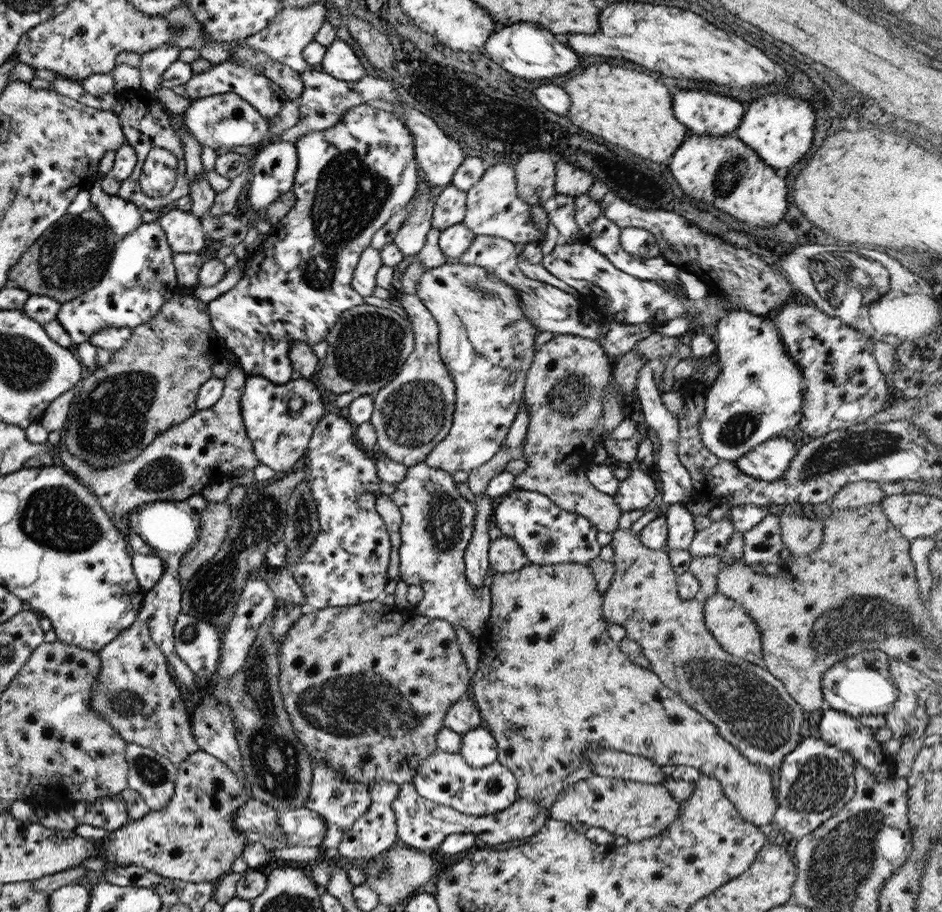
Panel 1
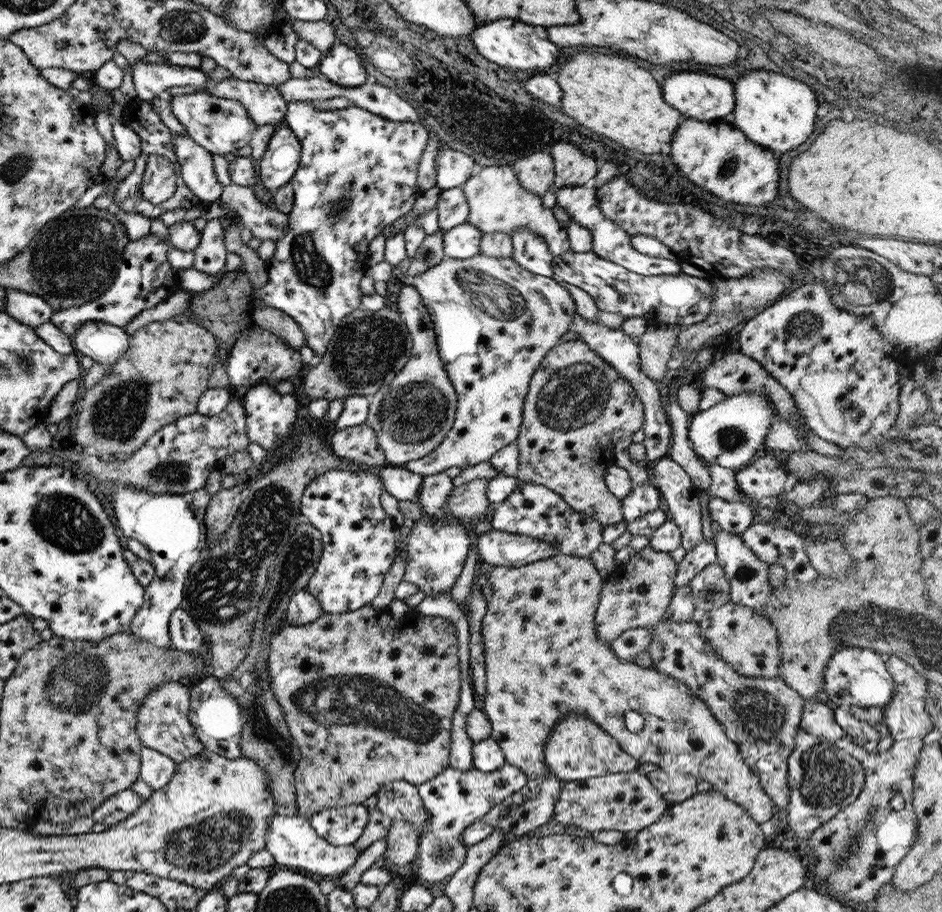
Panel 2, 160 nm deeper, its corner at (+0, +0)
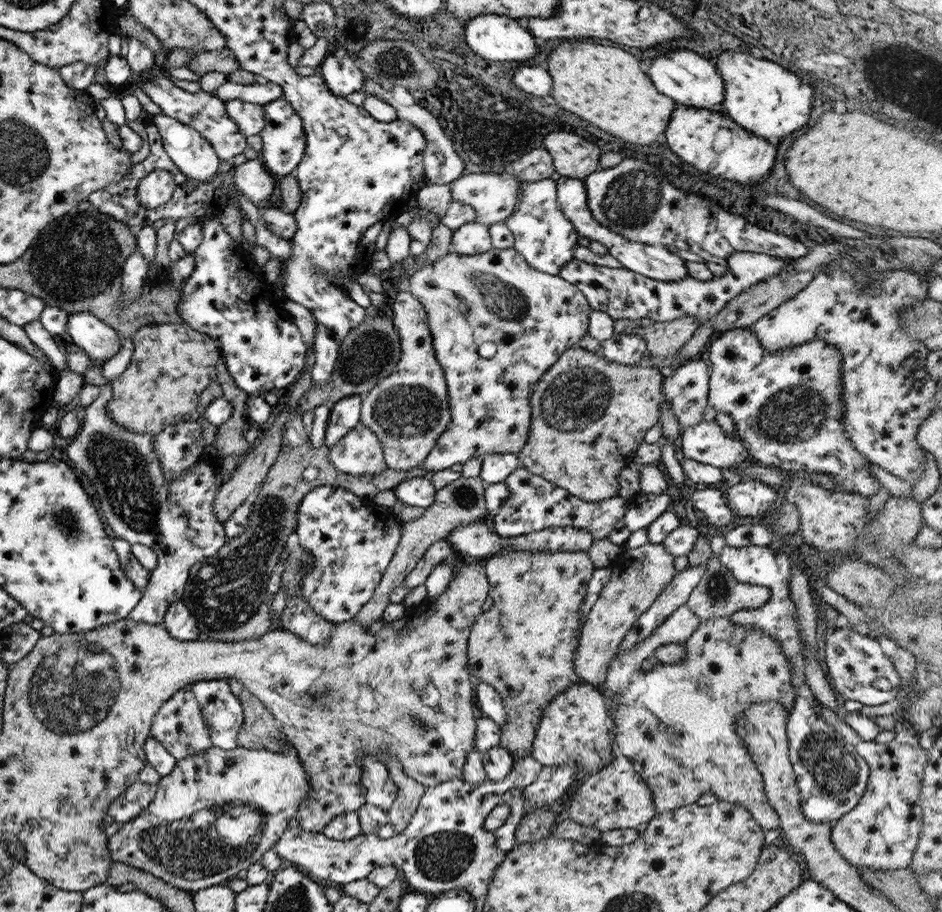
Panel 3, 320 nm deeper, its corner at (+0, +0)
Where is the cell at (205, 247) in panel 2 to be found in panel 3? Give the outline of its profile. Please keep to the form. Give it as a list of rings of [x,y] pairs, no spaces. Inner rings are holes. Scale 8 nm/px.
[[[217,217],[201,224],[201,242],[192,252],[194,269],[182,283],[177,314],[189,328],[202,332],[216,340],[227,372],[235,385],[243,392],[263,395],[268,391],[282,391],[296,380],[305,364],[305,345],[298,326],[284,311],[281,300],[277,300],[273,289],[263,277],[261,267],[255,265],[242,245],[237,245],[226,233]]]

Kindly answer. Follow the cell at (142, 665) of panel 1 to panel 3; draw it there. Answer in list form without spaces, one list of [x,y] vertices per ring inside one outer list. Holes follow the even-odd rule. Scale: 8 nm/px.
[[[179,689],[172,694],[171,698],[159,707],[159,710],[153,715],[148,734],[158,740],[176,760],[212,747],[209,729],[202,717],[198,702],[191,691],[184,689]]]

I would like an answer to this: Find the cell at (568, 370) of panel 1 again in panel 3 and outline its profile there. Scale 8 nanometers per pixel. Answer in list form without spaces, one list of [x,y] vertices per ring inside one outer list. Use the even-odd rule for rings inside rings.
[[[579,346],[564,350],[561,353],[561,357],[553,362],[553,365],[541,375],[541,379],[537,381],[535,389],[531,393],[531,397],[529,397],[531,421],[529,421],[529,429],[527,429],[527,441],[525,441],[520,454],[516,455],[519,466],[556,484],[559,488],[564,488],[569,495],[575,496],[575,498],[579,498],[583,502],[597,503],[601,502],[601,500],[613,498],[613,496],[617,495],[619,471],[634,460],[633,454],[635,449],[643,442],[643,436],[649,431],[649,428],[658,424],[659,403],[663,400],[660,392],[662,378],[661,372],[650,366],[621,366],[621,364],[607,361],[599,354],[586,351]]]

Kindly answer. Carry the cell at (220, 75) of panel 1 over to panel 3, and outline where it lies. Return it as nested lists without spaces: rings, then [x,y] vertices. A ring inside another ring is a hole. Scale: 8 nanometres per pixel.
[[[226,100],[224,107],[238,131],[245,137],[257,135],[263,128],[263,107],[243,100]]]

